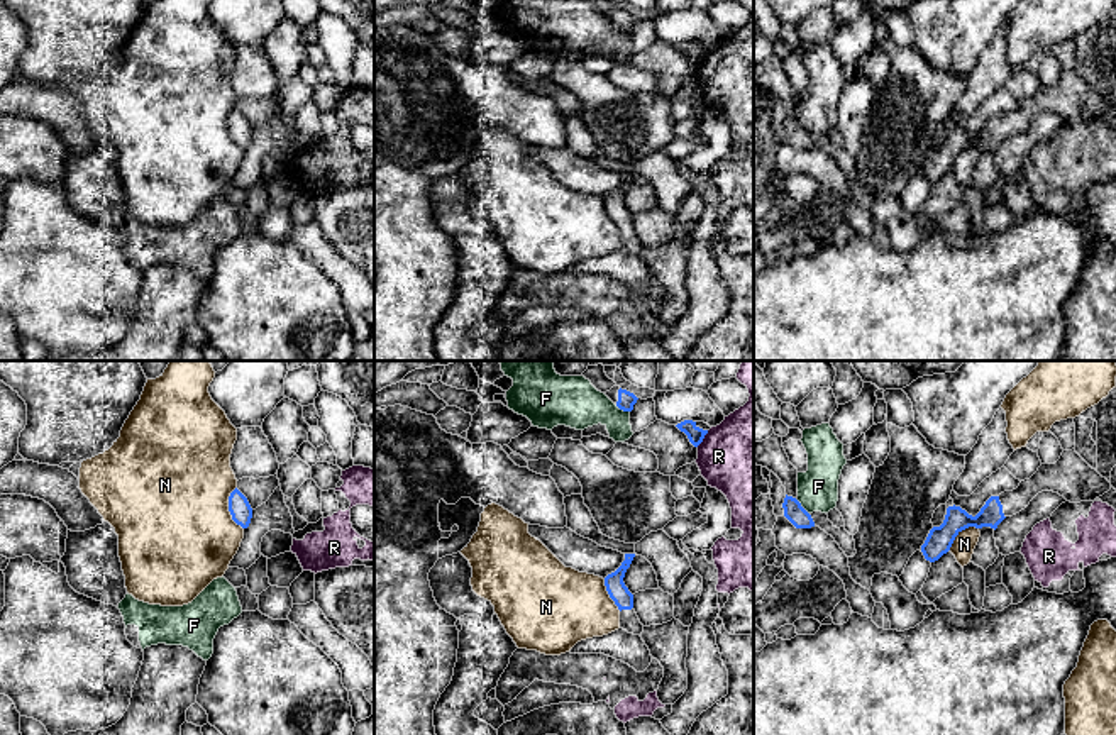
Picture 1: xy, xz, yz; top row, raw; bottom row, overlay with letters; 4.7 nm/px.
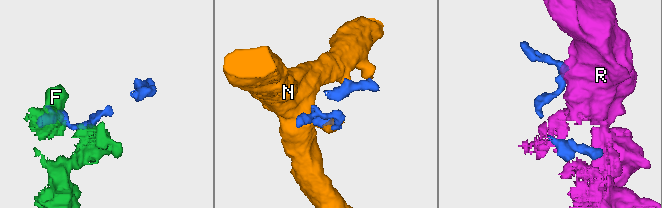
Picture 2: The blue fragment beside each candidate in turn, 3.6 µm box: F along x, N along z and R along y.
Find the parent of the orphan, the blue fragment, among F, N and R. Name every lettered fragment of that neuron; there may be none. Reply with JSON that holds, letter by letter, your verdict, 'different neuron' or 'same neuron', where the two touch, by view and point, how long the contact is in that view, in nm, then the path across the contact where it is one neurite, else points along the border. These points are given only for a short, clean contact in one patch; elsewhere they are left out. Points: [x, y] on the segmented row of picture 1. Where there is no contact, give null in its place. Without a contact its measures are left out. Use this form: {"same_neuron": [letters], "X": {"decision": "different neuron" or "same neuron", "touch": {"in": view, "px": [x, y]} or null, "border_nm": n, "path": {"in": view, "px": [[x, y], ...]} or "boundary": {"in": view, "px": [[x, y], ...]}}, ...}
{"same_neuron": [], "F": {"decision": "different neuron", "touch": {"in": "xz", "px": [622, 408]}, "border_nm": 80}, "N": {"decision": "different neuron", "touch": {"in": "xy", "px": [229, 508]}, "border_nm": 220}, "R": {"decision": "different neuron", "touch": {"in": "xz", "px": [703, 437]}, "border_nm": 100}}

